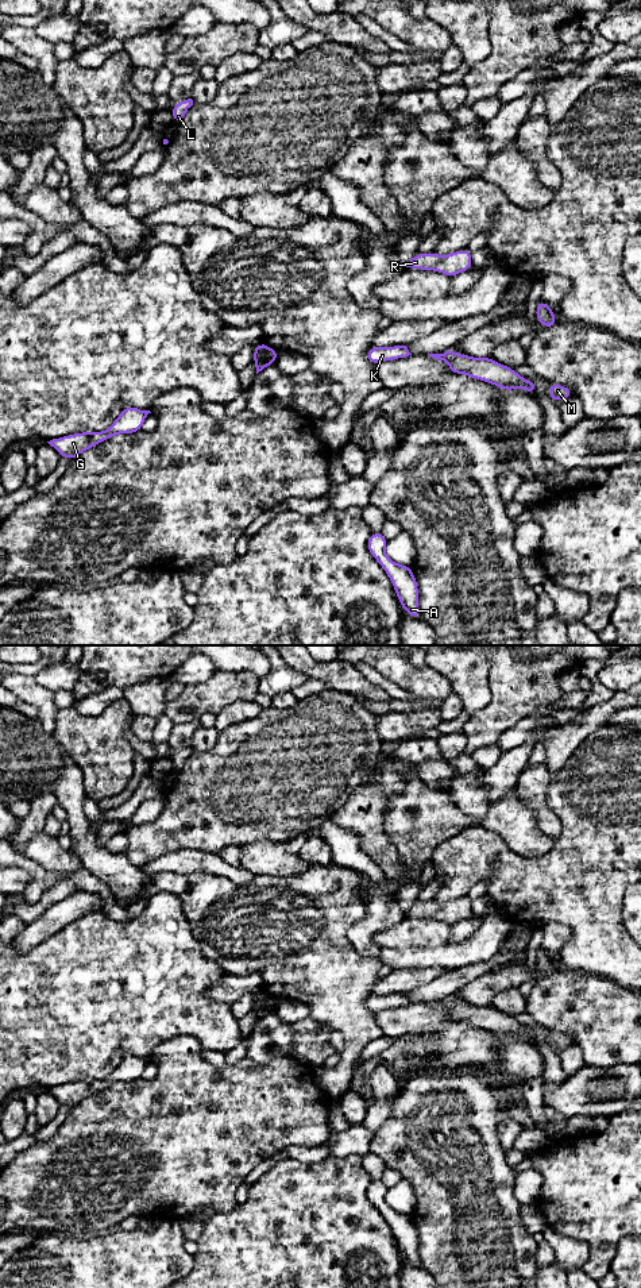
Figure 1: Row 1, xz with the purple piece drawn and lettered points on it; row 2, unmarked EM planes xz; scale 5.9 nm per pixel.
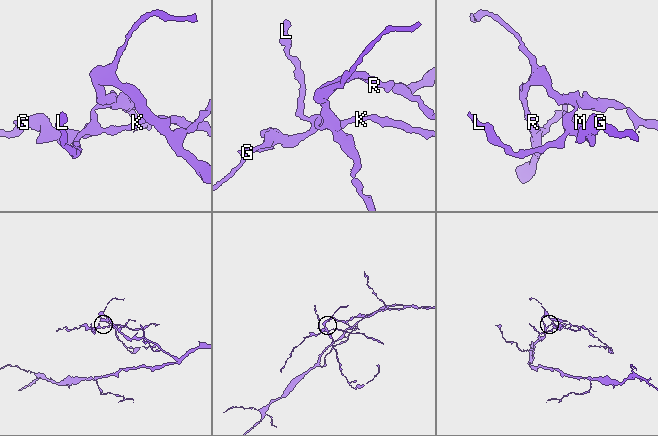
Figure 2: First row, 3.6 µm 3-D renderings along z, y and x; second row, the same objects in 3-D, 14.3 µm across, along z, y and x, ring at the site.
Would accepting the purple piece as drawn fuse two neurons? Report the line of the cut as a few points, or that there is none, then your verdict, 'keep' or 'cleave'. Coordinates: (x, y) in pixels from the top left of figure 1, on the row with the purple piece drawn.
cut xz (258, 344), (262, 351), (270, 350); cleave

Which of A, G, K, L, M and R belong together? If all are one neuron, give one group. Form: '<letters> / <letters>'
A R / G K L M

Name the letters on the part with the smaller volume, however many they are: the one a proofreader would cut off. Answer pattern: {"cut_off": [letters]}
{"cut_off": ["G", "K", "L", "M"]}

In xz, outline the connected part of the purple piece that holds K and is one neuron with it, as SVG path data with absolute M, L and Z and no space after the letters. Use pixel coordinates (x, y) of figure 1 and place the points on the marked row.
M391 346L391 347L370 347L366 354L366 359L372 363L381 363L386 360L394 360L412 355L406 346Z

